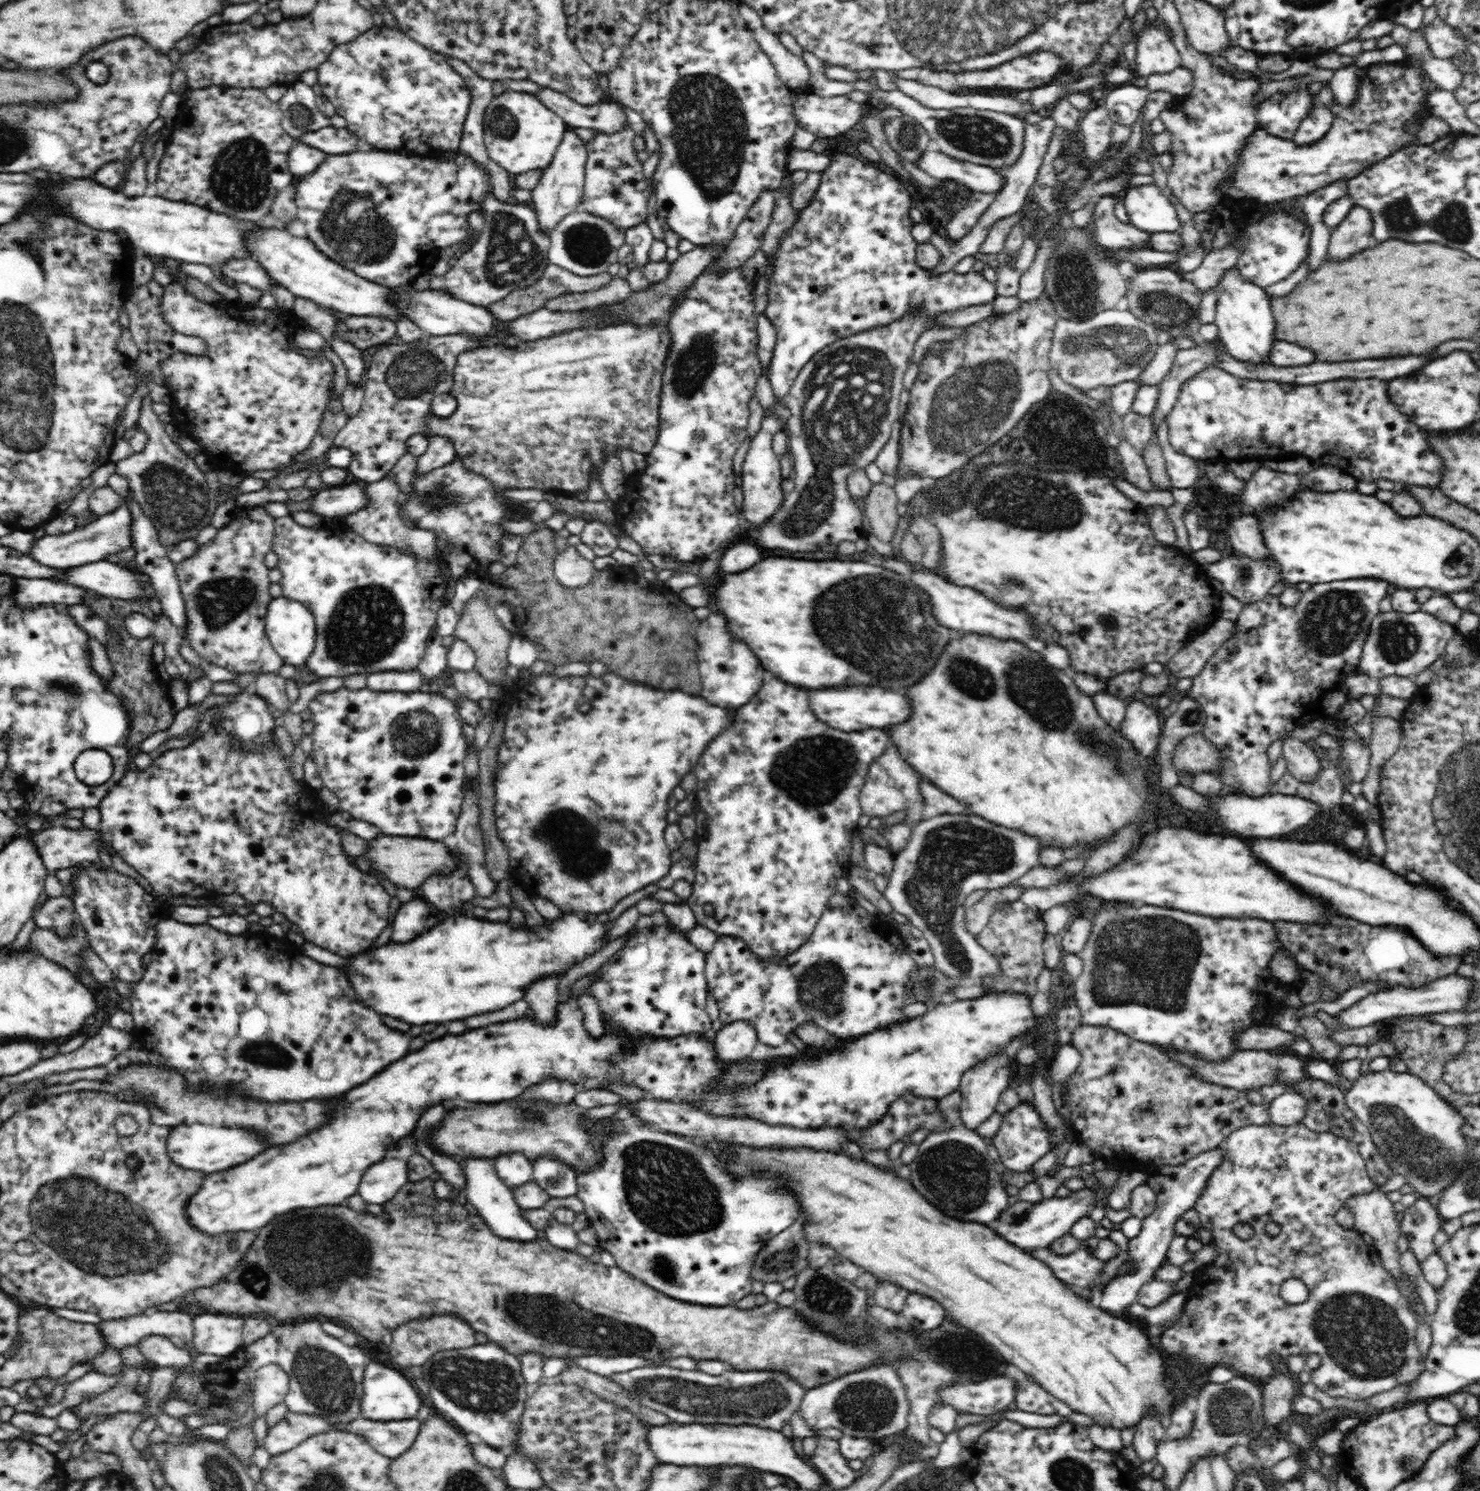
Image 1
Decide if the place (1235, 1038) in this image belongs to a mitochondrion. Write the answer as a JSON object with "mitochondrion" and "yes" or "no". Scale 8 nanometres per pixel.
{"mitochondrion":"no"}

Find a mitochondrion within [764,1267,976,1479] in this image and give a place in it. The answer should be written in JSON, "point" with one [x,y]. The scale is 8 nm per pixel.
{"point":[871,1406]}

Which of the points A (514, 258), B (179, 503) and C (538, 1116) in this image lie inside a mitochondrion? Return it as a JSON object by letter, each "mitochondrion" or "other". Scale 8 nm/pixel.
{"A":"mitochondrion","B":"mitochondrion","C":"mitochondrion"}

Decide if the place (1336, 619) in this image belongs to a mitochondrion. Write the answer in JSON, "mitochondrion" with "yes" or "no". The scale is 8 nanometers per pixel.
{"mitochondrion":"yes"}

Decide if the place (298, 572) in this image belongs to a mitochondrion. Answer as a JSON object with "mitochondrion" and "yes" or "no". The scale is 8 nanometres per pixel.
{"mitochondrion":"no"}

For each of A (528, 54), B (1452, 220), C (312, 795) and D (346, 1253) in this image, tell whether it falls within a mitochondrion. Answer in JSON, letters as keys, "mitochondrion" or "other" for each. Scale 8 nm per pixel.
{"A":"other","B":"mitochondrion","C":"other","D":"mitochondrion"}

